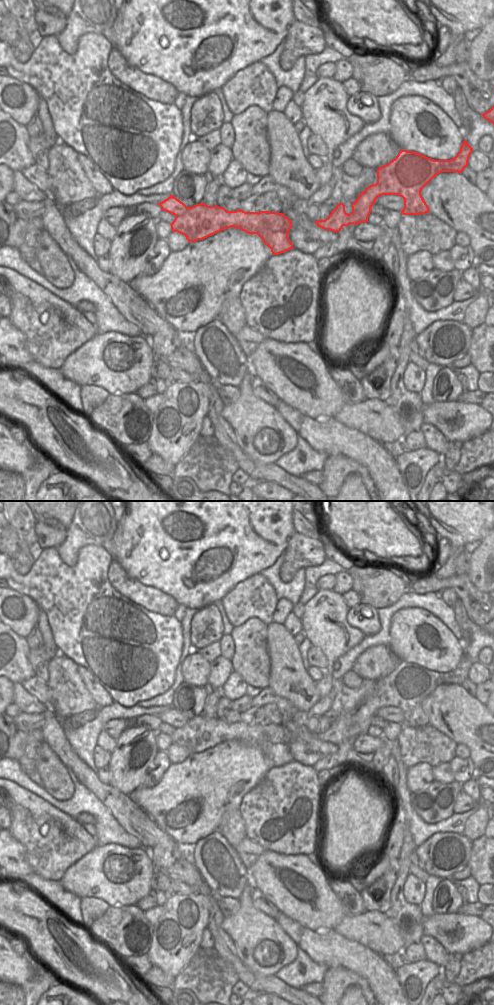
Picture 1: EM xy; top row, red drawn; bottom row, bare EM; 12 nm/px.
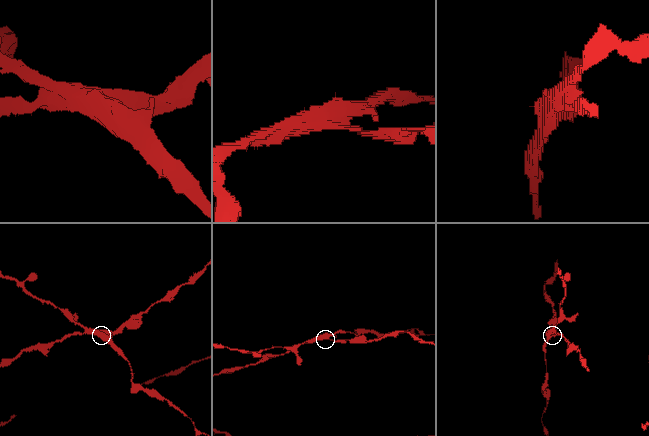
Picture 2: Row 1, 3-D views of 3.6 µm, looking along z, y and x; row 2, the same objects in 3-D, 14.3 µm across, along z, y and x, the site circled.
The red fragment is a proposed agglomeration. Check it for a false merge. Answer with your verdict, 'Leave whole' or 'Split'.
Split

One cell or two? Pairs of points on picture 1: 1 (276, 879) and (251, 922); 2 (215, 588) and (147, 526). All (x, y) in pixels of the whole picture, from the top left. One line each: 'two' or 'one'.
1: two
2: one

